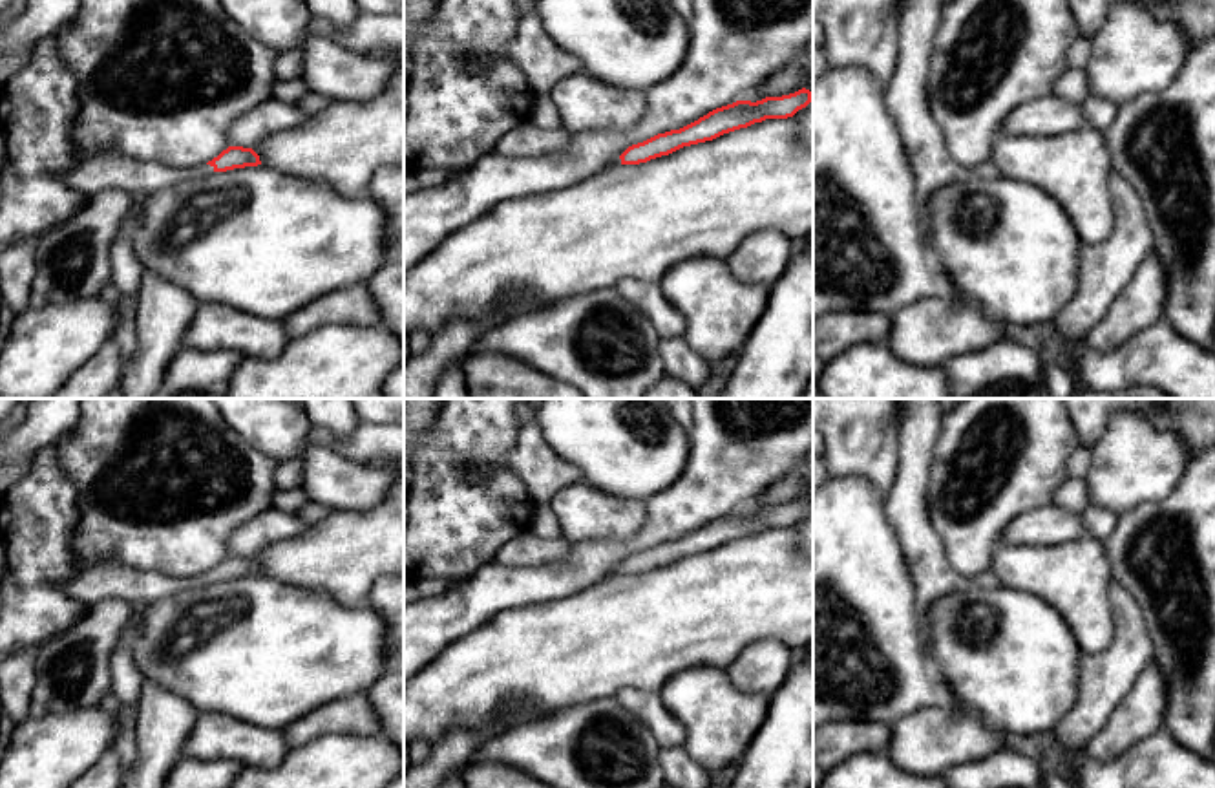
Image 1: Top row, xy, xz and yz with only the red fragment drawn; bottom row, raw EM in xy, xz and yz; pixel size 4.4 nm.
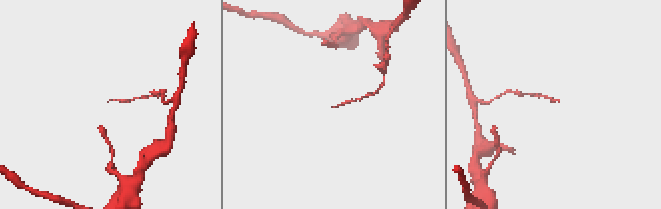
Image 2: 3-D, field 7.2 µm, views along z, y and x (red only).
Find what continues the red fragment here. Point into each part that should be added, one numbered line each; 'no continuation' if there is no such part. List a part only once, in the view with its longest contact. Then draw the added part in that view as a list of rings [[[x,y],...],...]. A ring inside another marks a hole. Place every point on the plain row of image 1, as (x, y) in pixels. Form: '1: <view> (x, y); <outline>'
1: xy (108, 580); [[[100,561],[66,581],[64,589],[71,598],[88,607],[102,600],[150,605],[185,589],[206,583],[214,583],[214,576],[201,574],[197,578],[172,578],[155,570],[130,569],[117,561]]]

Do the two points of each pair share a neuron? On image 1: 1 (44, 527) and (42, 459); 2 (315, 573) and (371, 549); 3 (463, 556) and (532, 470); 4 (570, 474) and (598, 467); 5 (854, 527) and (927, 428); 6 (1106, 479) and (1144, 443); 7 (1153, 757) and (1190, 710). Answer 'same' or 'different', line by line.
1: same
2: same
3: different
4: different
5: different
6: same
7: different

